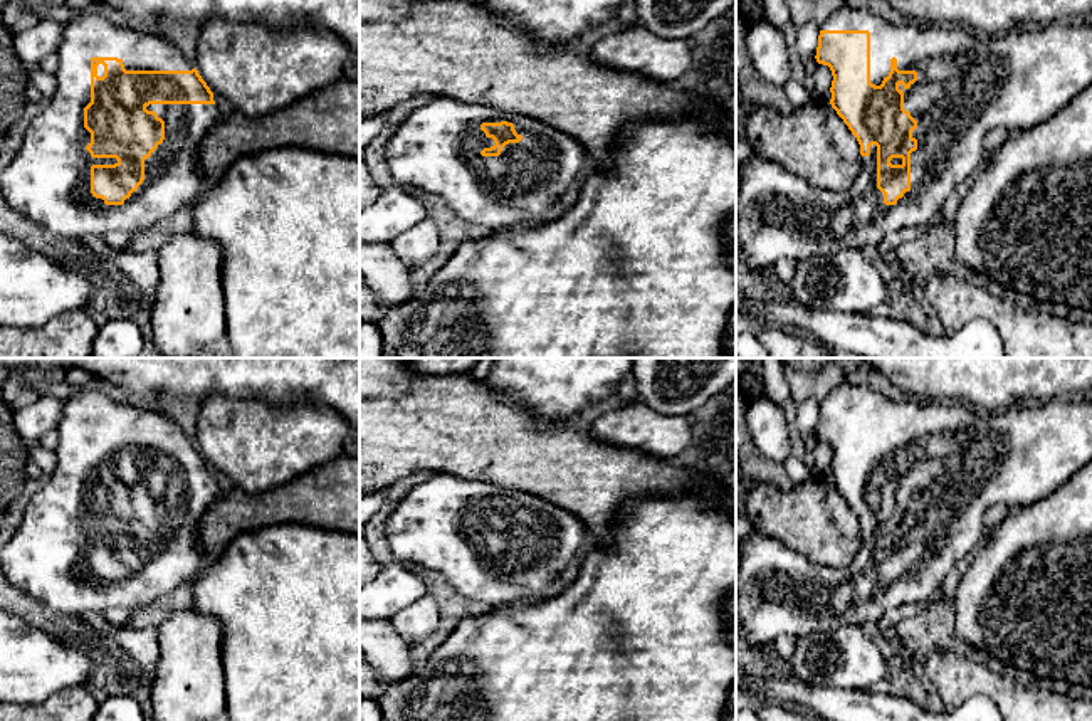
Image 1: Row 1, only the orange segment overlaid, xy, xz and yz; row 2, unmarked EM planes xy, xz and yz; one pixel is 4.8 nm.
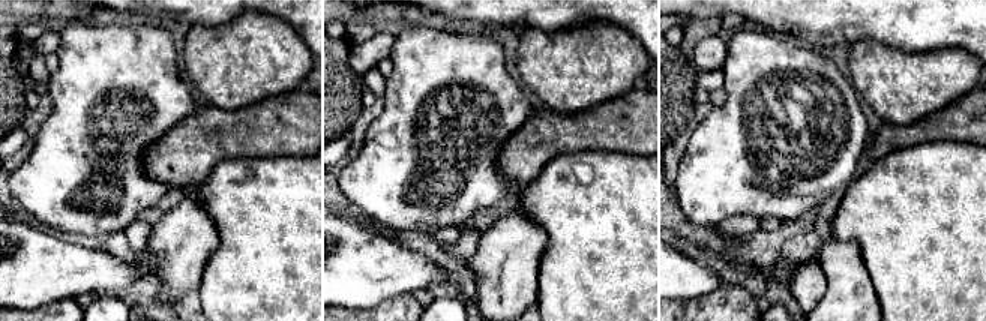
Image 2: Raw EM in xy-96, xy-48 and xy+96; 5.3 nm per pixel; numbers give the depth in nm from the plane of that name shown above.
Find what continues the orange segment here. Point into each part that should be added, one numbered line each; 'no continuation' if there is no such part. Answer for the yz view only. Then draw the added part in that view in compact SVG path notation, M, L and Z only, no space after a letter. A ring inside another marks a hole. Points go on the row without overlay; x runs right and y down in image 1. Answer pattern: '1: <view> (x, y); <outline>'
1: yz (965, 464); M842 383L835 387L822 402L820 407L869 407L870 408L870 459L880 462L882 457L890 449L890 435L897 435L899 447L916 447L917 457L906 466L899 460L899 466L904 469L904 486L911 489L911 492L917 497L917 504L912 508L912 514L917 516L917 526L911 529L911 566L904 570L902 575L897 576L895 582L884 580L884 570L877 565L877 523L870 523L870 531L860 534L860 548L852 561L852 565L845 570L835 570L827 566L818 566L808 561L803 555L790 550L786 545L774 538L768 538L758 531L753 531L748 539L741 543L739 550L739 563L738 563L738 576L736 576L736 635L748 642L749 645L771 645L780 635L793 635L796 639L810 634L816 634L822 630L832 630L843 625L860 625L860 627L874 627L887 610L914 603L919 605L929 600L942 585L948 573L956 568L963 566L964 558L974 550L979 543L983 533L986 531L984 526L984 514L995 504L1005 504L1010 509L1025 508L1035 504L1058 487L1062 487L1075 472L1085 467L1092 460L1092 395L1085 397L1068 397L1068 398L1053 398L1045 405L1038 403L1021 403L1013 405L1006 410L991 412L986 417L976 413L974 408L961 403L961 402L929 402L919 400L912 397L904 397L900 400L892 400L887 395L874 390L869 383L862 385L850 385Z

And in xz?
1: xz (437, 525); M433 476L415 486L395 506L385 524L386 541L396 563L418 565L428 573L437 573L460 595L494 608L543 597L573 560L585 531L586 526L578 516L528 491L452 476ZM501 497L512 499L522 516L506 521L499 533L482 533L480 528L496 519L486 513L480 501Z

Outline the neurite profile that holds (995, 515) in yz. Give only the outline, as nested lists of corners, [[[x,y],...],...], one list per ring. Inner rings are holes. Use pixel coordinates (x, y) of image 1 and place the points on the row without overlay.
[[[1005,504],[991,506],[984,514],[984,526],[988,531],[993,531],[1010,513],[1010,508]]]

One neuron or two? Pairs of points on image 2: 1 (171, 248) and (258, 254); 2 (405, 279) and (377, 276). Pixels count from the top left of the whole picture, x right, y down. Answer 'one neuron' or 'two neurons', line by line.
1: two neurons
2: one neuron

